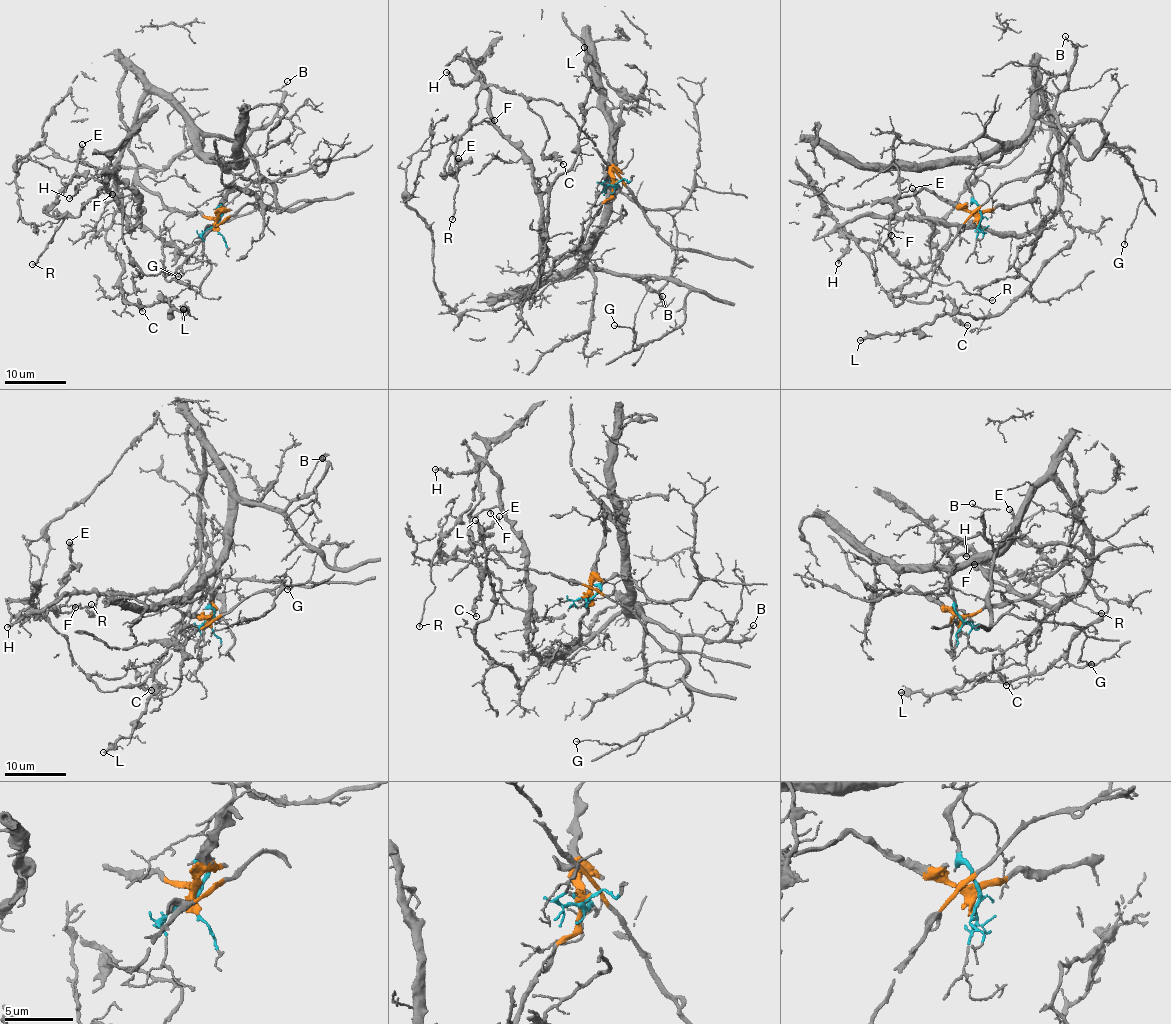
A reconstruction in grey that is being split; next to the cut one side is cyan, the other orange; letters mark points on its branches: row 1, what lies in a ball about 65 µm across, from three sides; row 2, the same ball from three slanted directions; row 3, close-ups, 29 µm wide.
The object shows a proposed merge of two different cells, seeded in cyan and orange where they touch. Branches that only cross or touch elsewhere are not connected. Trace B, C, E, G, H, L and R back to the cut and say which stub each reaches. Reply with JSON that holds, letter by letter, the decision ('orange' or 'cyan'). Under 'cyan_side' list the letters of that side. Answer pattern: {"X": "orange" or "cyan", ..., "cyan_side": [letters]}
{"B": "cyan", "C": "orange", "E": "orange", "G": "cyan", "H": "orange", "L": "cyan", "R": "orange", "cyan_side": ["B", "G", "L"]}

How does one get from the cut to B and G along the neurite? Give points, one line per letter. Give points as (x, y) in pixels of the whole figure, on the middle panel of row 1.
B: (615, 185), (586, 263), (649, 285), (658, 305), (663, 296)
G: (615, 185), (586, 263), (666, 276), (688, 288), (685, 321), (634, 350), (636, 334), (614, 326)

